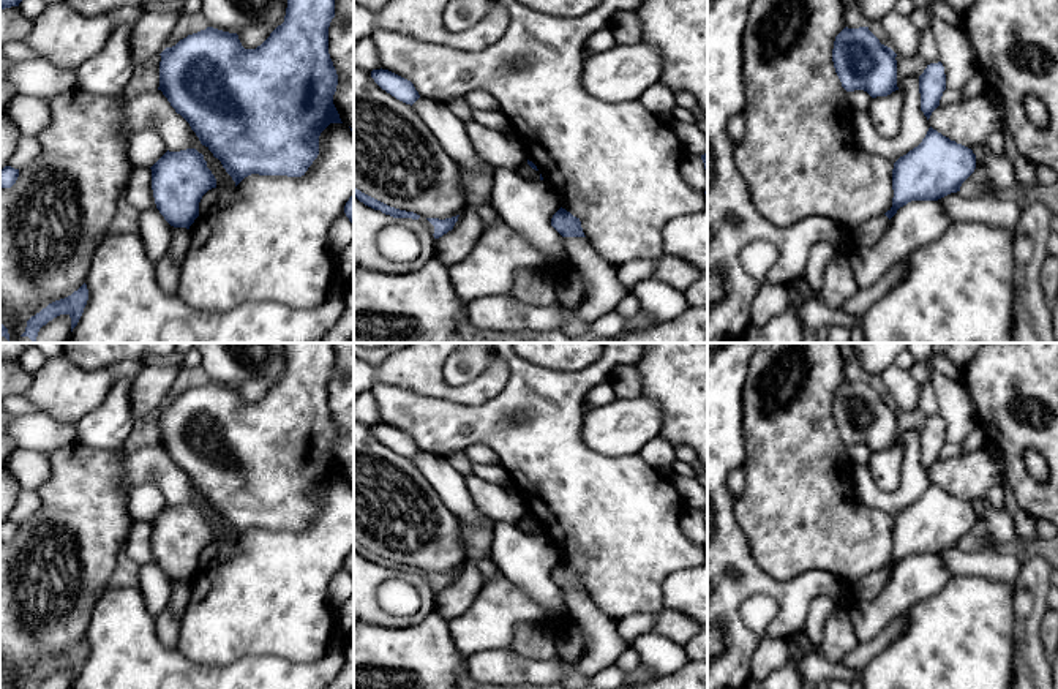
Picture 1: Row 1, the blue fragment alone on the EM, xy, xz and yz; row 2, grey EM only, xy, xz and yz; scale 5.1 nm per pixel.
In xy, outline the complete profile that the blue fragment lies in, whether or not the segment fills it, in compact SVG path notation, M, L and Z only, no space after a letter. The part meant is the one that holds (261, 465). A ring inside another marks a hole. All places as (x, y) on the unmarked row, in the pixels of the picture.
M286 343L287 362L284 376L278 379L270 390L256 403L245 403L237 387L207 381L197 387L188 389L175 400L166 401L159 409L159 441L171 460L180 468L215 512L218 512L226 526L235 536L235 540L248 529L287 529L302 531L319 509L319 490L330 477L343 477L333 458L333 449L338 439L338 428L328 408L328 381L335 371L335 349L332 343Z

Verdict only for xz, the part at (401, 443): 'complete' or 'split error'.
complete

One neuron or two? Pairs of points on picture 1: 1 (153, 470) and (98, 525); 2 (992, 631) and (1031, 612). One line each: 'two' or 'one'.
1: one
2: two

